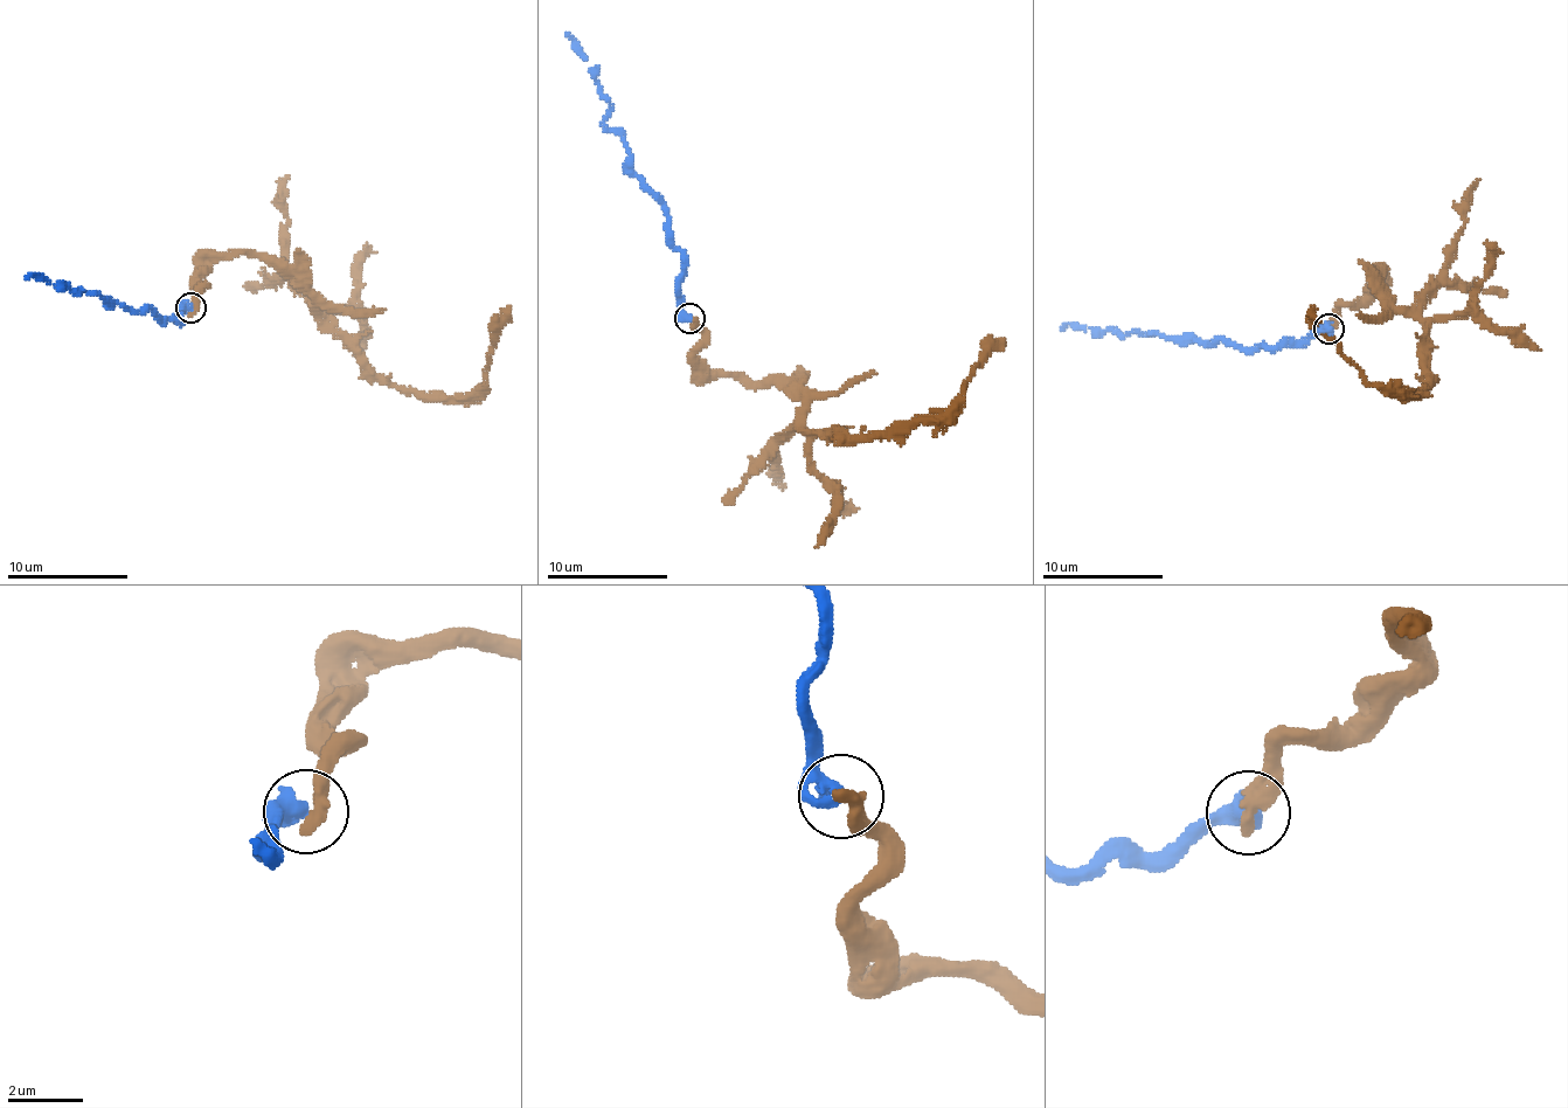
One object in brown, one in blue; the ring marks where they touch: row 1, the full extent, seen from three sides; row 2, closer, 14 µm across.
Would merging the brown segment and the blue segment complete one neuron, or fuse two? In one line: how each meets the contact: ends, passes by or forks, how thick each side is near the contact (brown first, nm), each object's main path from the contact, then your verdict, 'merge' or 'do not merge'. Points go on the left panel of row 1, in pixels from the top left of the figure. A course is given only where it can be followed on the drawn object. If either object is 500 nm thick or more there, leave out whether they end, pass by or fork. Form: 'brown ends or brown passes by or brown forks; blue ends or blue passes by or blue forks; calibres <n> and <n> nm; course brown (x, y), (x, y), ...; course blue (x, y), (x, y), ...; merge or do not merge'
brown ends; blue passes by; calibres 480 and 280 nm; course brown (192, 306), (202, 286), (198, 277), (210, 265), (265, 253), (394, 386), (462, 396), (487, 382), (510, 305); course blue (192, 306), (181, 310), (177, 324), (159, 319), (147, 307), (127, 310), (35, 274), (26, 279); do not merge

